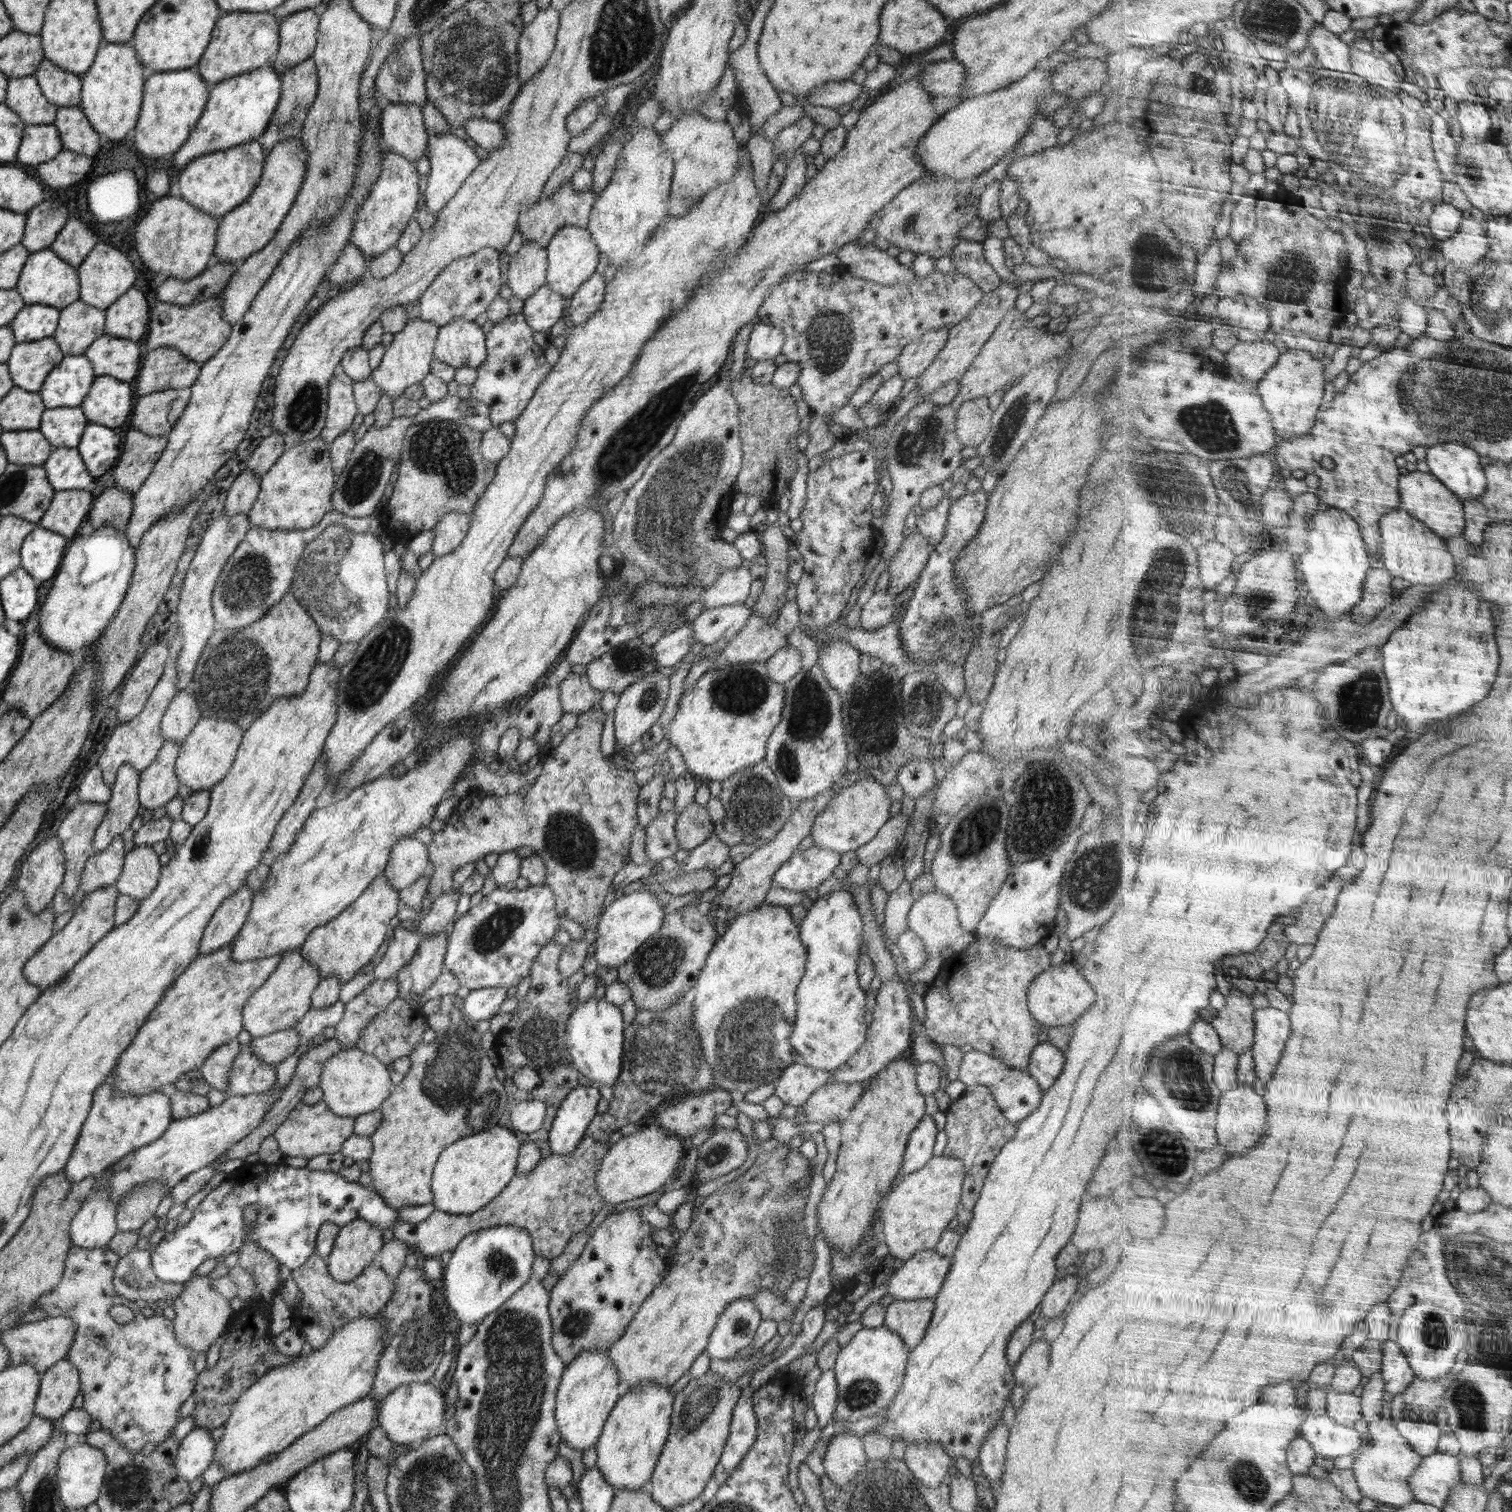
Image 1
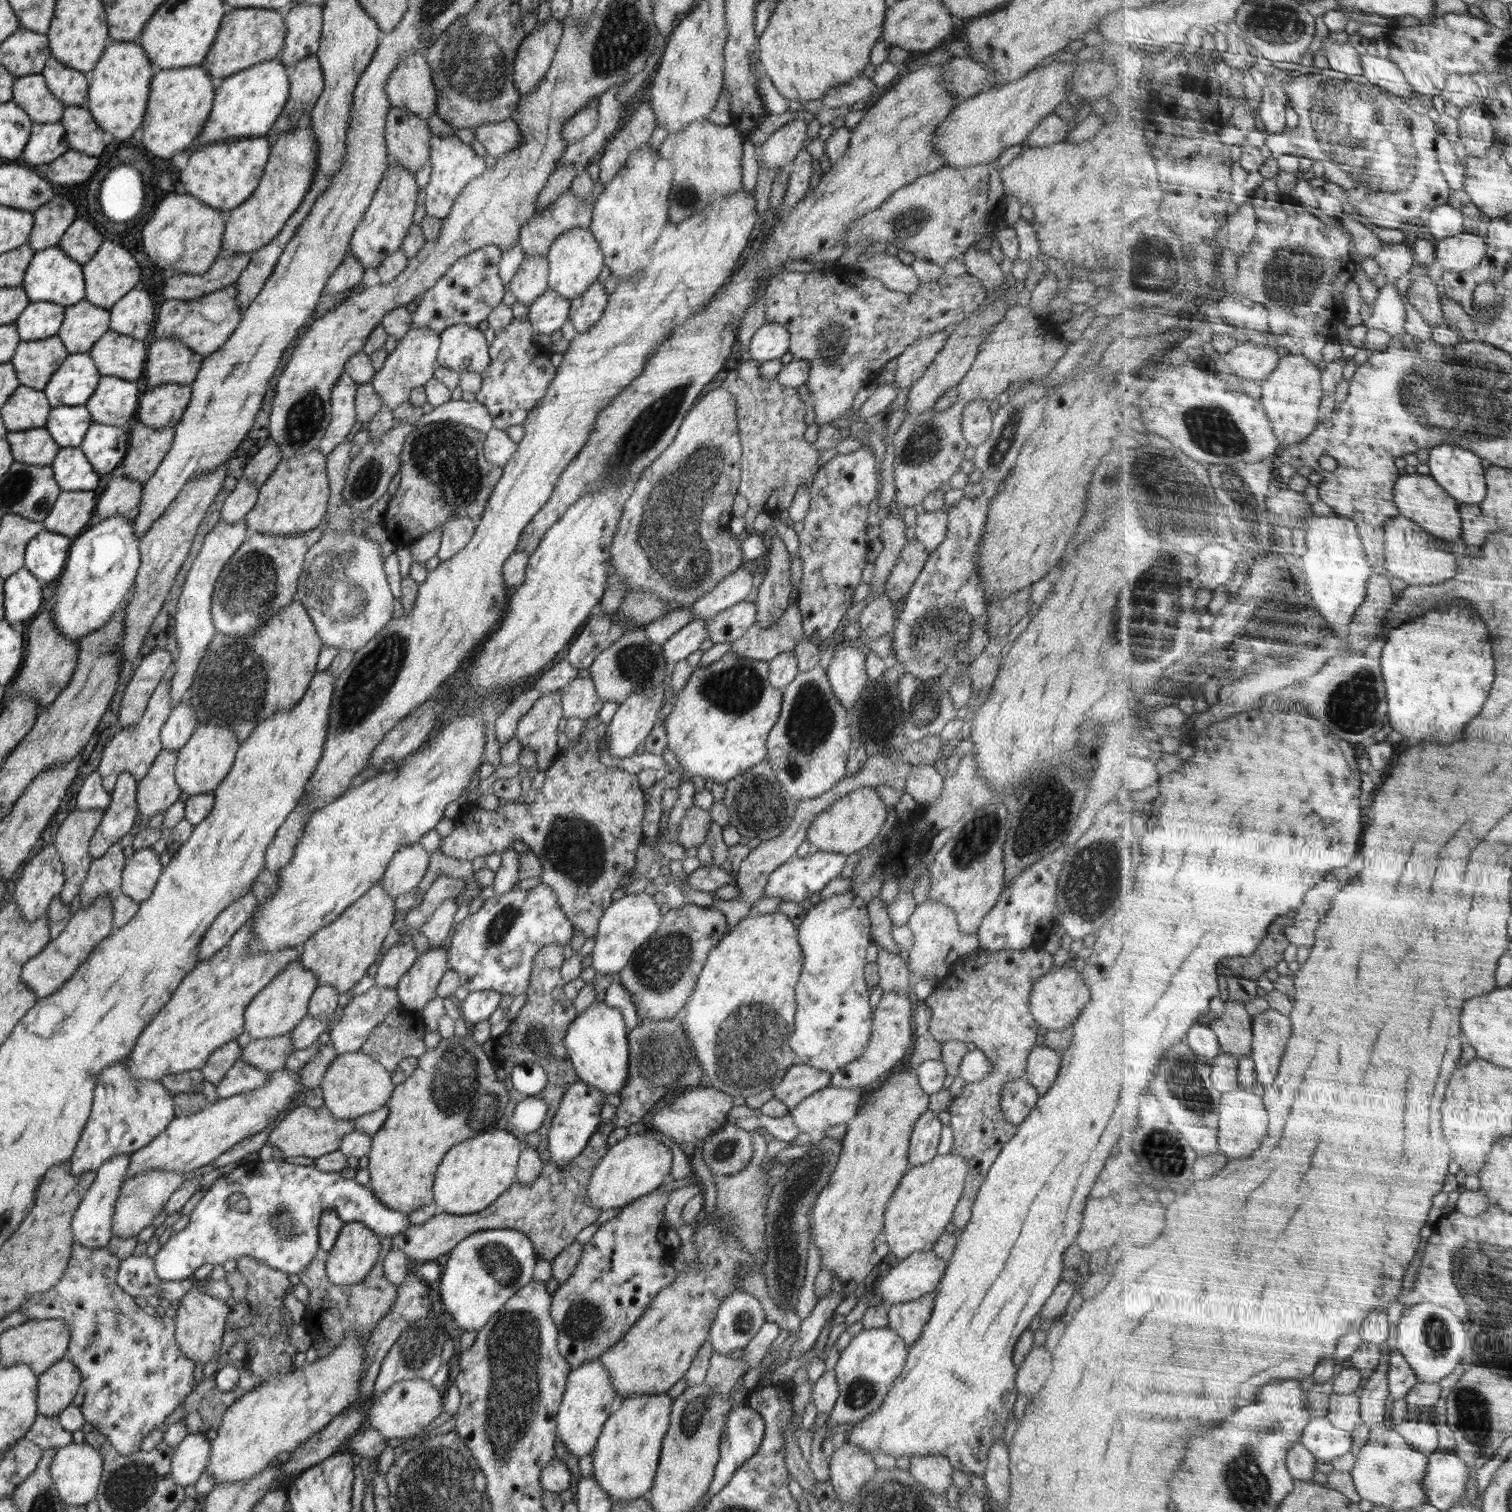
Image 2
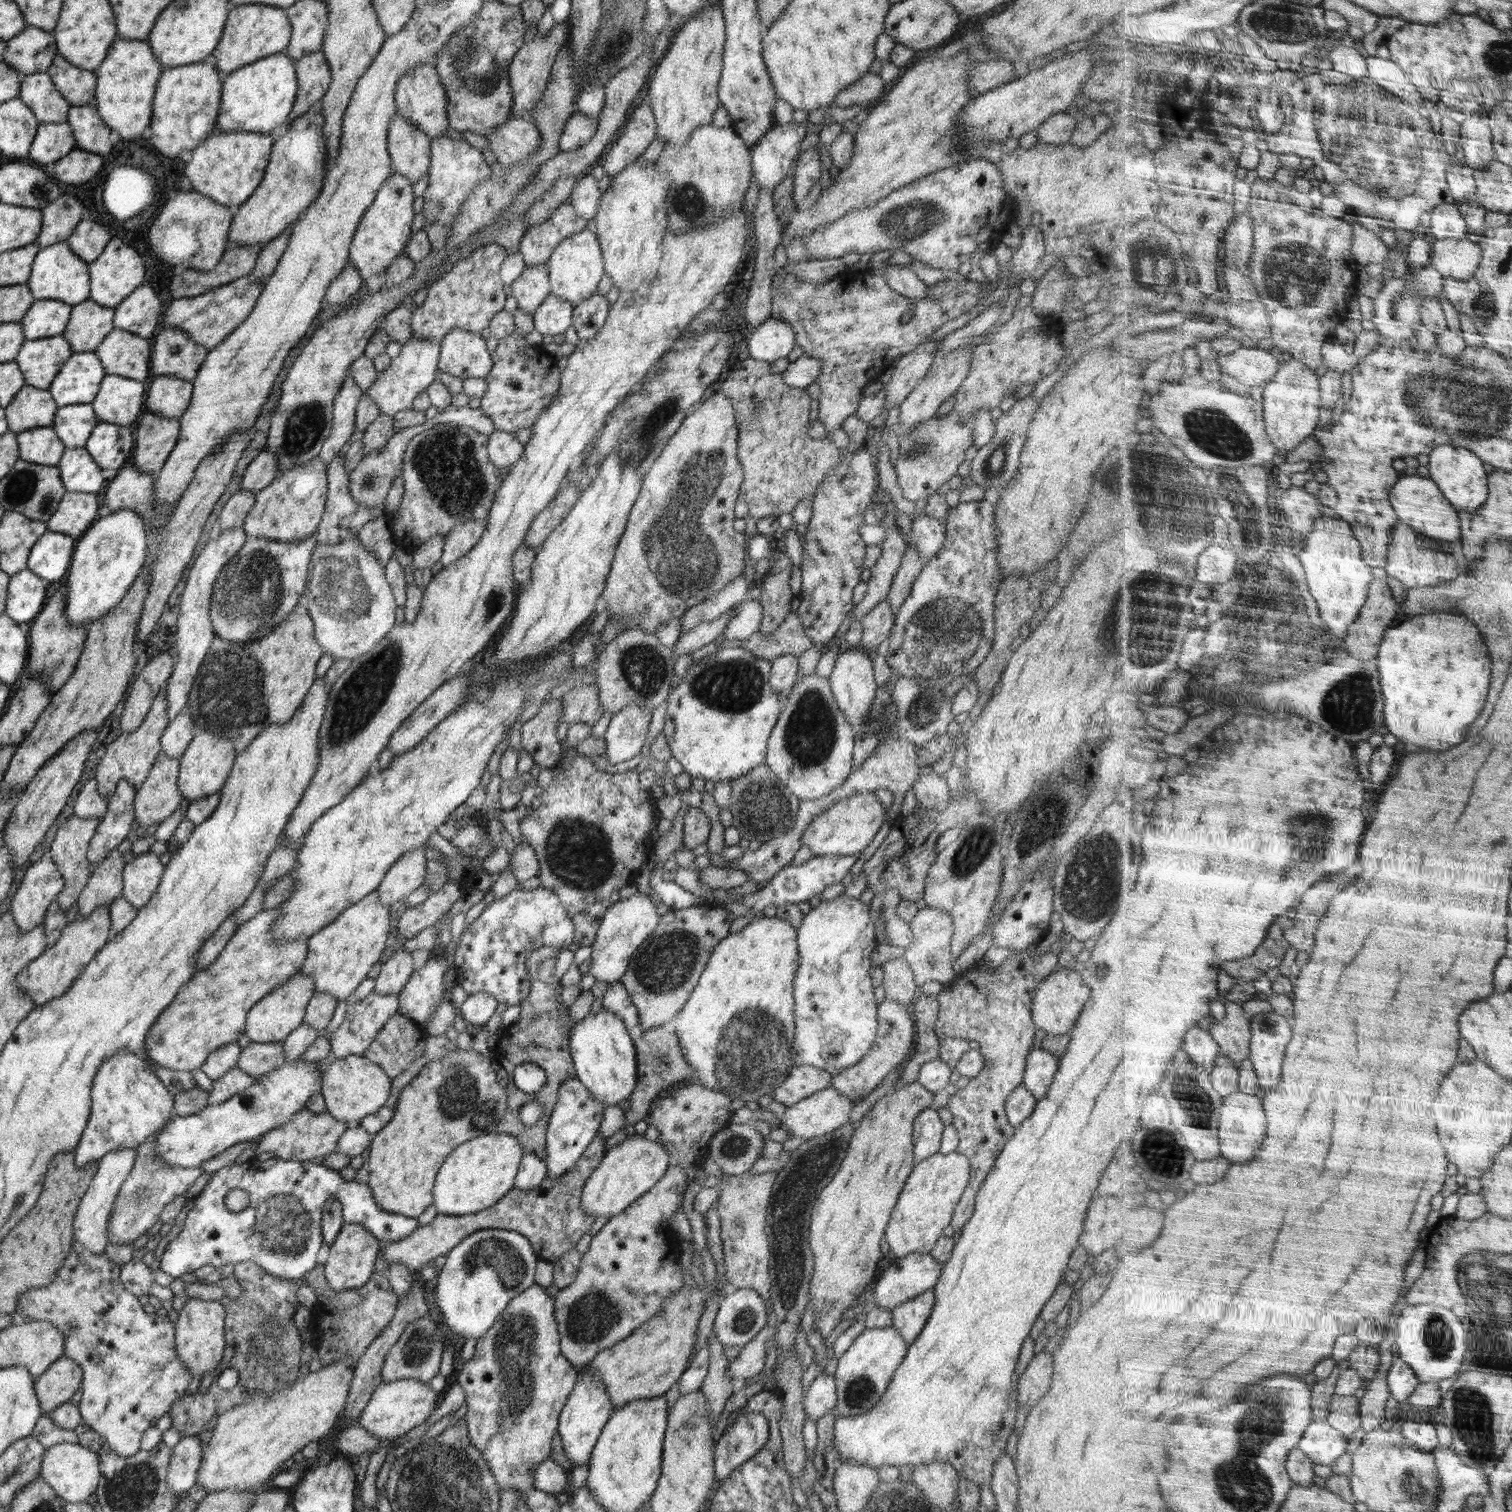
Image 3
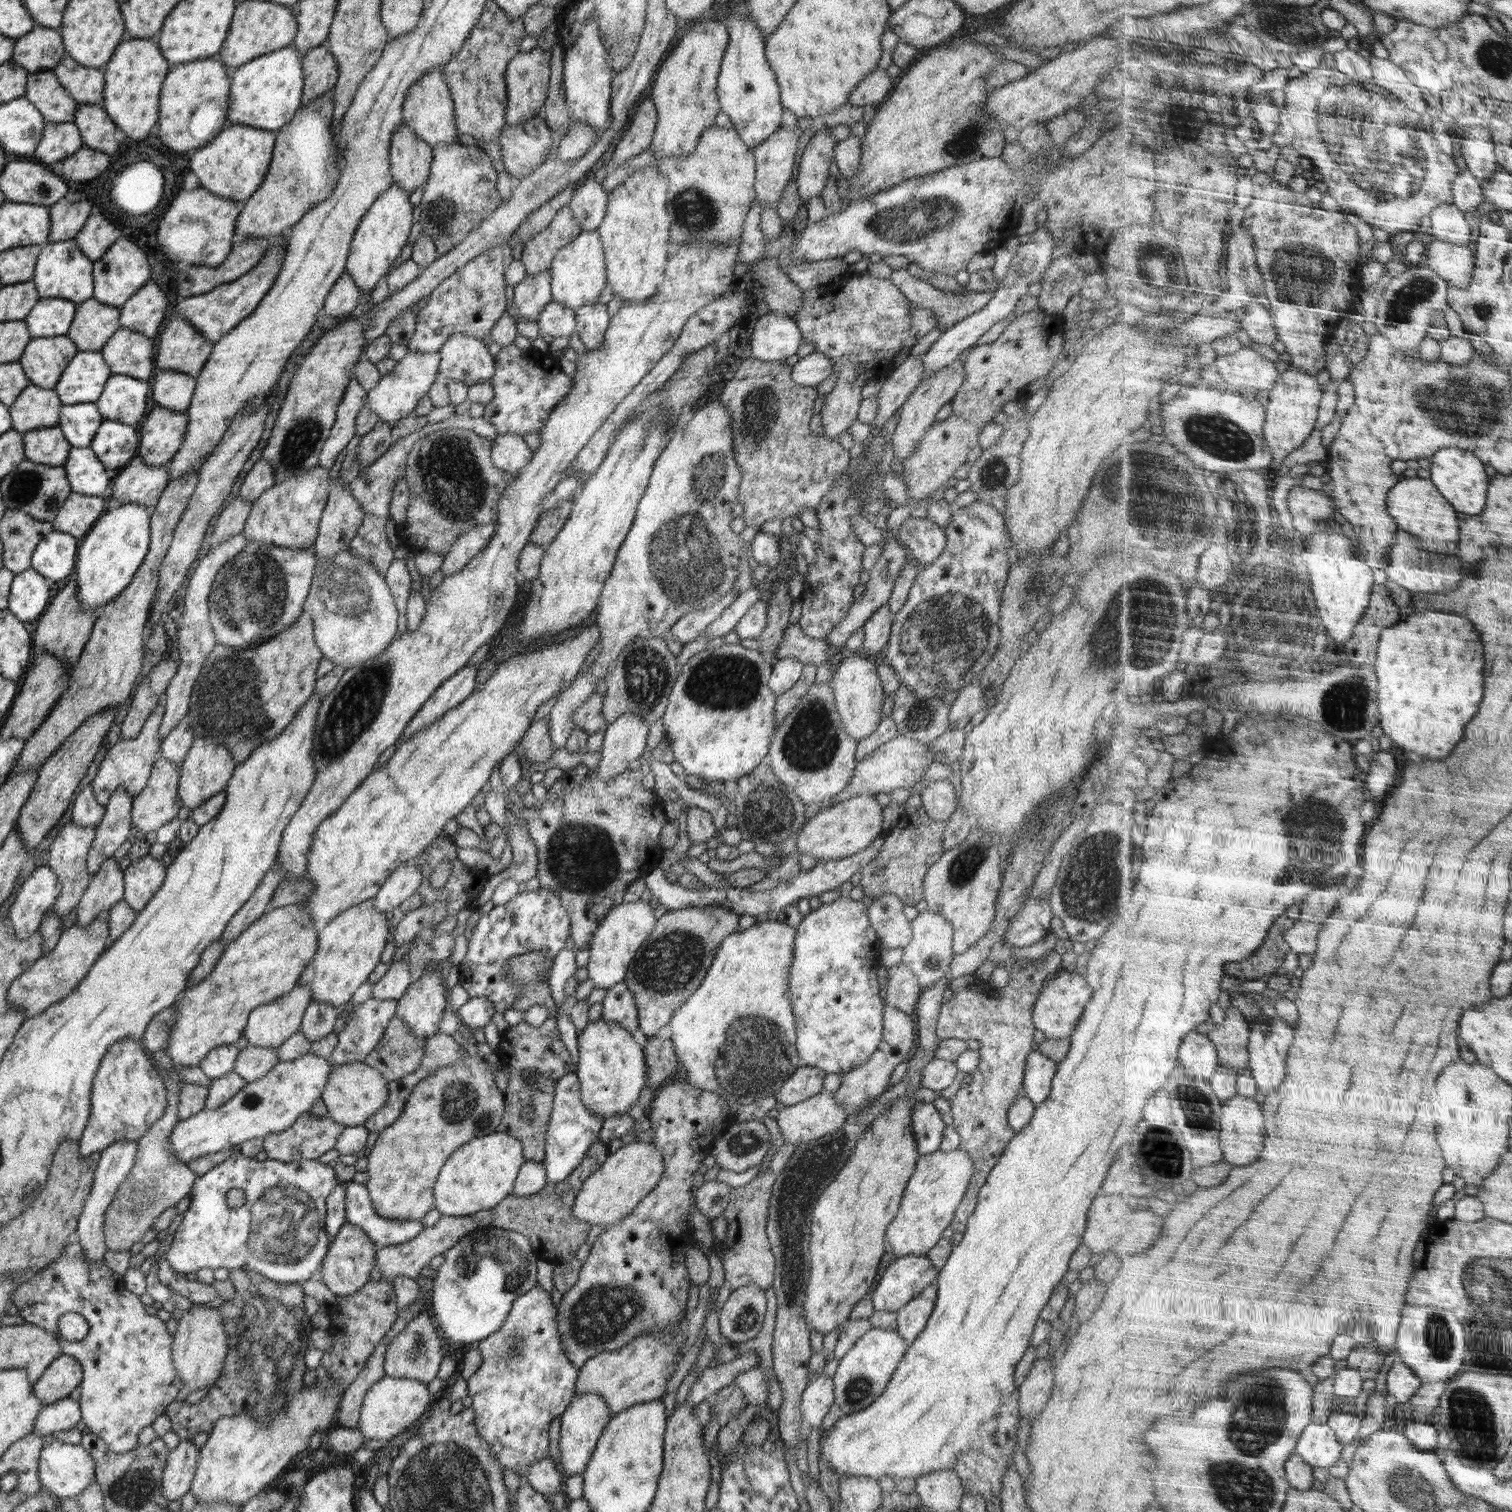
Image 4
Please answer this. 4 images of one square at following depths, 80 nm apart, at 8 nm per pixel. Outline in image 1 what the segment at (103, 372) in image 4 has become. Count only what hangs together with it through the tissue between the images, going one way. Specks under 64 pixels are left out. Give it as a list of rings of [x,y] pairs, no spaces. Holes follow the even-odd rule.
[[[64,355],[44,379],[39,390],[42,402],[47,409],[81,406],[95,378],[86,356]]]

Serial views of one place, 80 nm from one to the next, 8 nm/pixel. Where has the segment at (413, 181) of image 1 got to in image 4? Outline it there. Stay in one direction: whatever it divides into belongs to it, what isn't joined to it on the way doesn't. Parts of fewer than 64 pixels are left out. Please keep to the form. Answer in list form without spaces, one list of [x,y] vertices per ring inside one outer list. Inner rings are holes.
[[[393,183],[378,197],[362,218],[351,242],[345,270],[362,294],[372,292],[376,284],[386,276],[392,262],[400,256],[413,226],[412,209],[409,194]]]

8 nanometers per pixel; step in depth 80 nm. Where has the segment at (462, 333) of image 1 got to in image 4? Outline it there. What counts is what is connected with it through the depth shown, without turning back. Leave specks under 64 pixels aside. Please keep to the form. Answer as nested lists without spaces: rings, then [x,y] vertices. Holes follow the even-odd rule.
[[[462,333],[450,335],[439,350],[440,378],[463,382],[466,386],[488,381],[495,371],[495,358],[482,339]]]

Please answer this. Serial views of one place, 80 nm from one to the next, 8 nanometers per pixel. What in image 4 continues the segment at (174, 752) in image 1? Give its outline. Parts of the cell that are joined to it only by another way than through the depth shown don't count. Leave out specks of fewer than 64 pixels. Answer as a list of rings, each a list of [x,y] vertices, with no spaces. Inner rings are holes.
[[[158,756],[147,785],[133,796],[131,821],[135,829],[145,833],[158,830],[177,817],[183,806],[177,793],[179,769]]]

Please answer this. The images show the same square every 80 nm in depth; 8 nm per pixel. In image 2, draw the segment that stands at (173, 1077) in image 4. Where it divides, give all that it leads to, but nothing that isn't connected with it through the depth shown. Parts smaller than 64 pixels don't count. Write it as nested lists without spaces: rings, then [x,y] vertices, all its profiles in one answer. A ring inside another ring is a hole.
[[[211,1163],[189,1173],[150,1170],[140,1173],[140,1175],[134,1175],[130,1179],[125,1179],[115,1204],[111,1229],[112,1236],[122,1238],[122,1240],[137,1237],[142,1230],[152,1226],[154,1217],[165,1208],[165,1204],[172,1196],[172,1193],[177,1188],[180,1188],[182,1183],[185,1184],[190,1178],[194,1178],[194,1176],[204,1175],[216,1169],[218,1169],[216,1164]]]

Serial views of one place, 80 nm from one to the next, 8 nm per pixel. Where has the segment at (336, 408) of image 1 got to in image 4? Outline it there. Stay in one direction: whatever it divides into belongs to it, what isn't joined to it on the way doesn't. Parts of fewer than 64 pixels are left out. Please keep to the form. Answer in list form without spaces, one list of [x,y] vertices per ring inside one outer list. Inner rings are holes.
[[[352,376],[350,384],[344,391],[343,399],[337,408],[336,422],[323,444],[319,454],[319,465],[329,471],[336,457],[352,438],[354,438],[356,428],[356,418],[361,408],[367,404],[367,390]]]

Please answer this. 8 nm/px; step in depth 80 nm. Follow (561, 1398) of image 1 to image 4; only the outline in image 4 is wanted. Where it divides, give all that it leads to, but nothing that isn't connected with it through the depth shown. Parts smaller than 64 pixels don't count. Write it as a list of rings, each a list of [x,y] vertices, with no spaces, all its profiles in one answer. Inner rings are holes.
[[[580,1393],[570,1401],[570,1404],[561,1414],[561,1437],[559,1442],[561,1455],[558,1466],[562,1472],[574,1475],[582,1474],[586,1470],[599,1436],[602,1436],[602,1431],[611,1417],[612,1414],[608,1405],[598,1393]]]

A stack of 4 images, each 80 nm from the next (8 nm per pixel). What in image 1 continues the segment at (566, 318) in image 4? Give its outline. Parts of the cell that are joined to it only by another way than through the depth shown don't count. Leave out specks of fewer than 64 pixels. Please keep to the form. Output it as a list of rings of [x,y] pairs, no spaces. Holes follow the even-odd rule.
[[[546,285],[538,288],[524,301],[522,313],[530,328],[536,332],[550,334],[552,326],[560,318],[564,318],[562,315],[564,308],[566,308],[566,297]]]

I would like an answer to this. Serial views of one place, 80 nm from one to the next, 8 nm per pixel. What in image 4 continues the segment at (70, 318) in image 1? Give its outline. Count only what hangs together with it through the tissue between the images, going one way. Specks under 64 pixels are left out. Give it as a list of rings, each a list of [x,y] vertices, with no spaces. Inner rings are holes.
[[[94,297],[76,307],[68,338],[78,351],[100,351],[103,344],[120,328],[121,307],[108,306]]]

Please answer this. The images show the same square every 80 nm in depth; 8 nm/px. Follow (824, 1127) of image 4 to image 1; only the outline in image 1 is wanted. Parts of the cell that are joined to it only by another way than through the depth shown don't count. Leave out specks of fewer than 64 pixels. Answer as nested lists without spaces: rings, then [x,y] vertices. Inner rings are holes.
[[[828,1082],[817,1088],[808,1101],[802,1105],[804,1109],[804,1123],[844,1122],[850,1118],[854,1104],[864,1093],[863,1083]]]

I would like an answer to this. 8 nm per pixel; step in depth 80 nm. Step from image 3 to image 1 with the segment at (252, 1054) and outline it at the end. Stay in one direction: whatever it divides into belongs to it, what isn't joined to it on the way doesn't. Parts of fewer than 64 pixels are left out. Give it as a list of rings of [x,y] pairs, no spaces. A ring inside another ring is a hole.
[[[290,1027],[266,1036],[253,1037],[250,1046],[254,1054],[266,1064],[276,1067],[285,1058],[302,1050],[301,1036],[296,1027]]]

